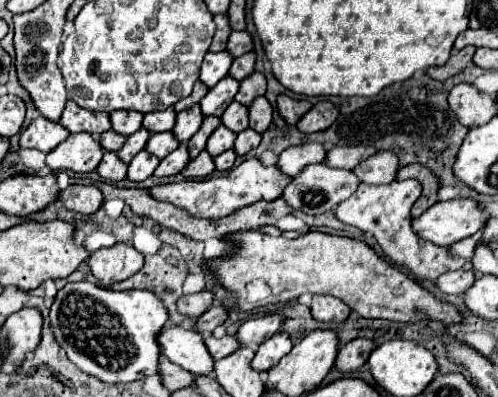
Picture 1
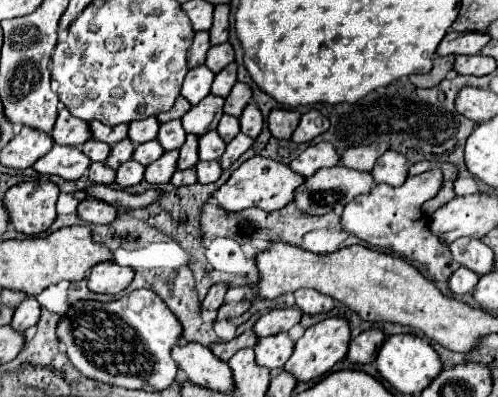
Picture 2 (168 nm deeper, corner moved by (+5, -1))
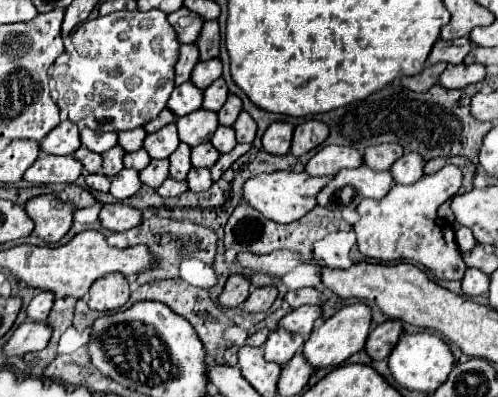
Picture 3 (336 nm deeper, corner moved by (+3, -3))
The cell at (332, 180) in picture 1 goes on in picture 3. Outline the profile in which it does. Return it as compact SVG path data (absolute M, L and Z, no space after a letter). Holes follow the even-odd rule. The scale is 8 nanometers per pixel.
M362 164L352 170L340 170L340 174L336 174L328 182L328 186L318 194L318 204L328 210L340 210L346 206L356 208L364 198L384 198L392 186L394 186L392 172L376 172L376 170Z

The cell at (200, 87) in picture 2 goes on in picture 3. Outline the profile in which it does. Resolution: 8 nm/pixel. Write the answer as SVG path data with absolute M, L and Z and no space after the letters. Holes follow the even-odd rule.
M184 82L184 84L174 88L166 108L172 110L172 114L176 114L176 118L180 118L180 116L186 116L186 114L198 110L200 106L202 106L200 88L192 86L192 82Z

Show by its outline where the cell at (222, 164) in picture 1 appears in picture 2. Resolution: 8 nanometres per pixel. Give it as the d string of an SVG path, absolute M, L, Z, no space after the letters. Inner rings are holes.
M212 160L212 162L198 162L196 164L196 170L198 170L198 182L200 184L208 184L208 182L216 182L222 174L222 168L220 168L220 162L218 160Z

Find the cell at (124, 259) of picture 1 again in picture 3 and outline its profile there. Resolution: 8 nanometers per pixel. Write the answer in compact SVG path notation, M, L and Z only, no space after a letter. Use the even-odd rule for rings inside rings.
M108 274L96 280L88 294L90 310L98 312L112 312L122 308L130 298L128 280L122 274Z

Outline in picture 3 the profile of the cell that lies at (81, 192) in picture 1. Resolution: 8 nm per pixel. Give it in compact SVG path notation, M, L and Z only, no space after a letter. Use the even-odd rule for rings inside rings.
M106 204L106 206L102 206L100 222L104 228L108 228L112 232L124 232L124 230L140 226L142 212L138 208L126 206L126 204Z

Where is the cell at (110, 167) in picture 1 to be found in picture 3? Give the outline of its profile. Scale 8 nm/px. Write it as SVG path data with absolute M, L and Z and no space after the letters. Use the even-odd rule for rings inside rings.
M88 174L86 176L86 186L92 188L92 190L108 192L110 190L110 178L106 178L104 174Z

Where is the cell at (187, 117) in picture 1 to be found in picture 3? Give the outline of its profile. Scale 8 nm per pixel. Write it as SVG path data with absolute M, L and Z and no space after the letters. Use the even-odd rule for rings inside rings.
M168 124L144 138L144 150L150 154L150 158L168 158L178 148L178 144L180 140L176 134L176 124Z

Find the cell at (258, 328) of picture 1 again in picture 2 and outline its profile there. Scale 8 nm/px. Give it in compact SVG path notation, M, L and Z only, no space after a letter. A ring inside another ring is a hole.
M298 308L270 310L258 318L258 322L252 326L252 330L258 338L266 338L266 336L272 336L278 332L288 332L294 324L300 322L300 316L302 316L302 312Z

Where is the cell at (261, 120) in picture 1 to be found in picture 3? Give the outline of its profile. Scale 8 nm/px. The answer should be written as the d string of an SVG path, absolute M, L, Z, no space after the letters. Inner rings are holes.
M242 112L236 122L234 122L234 132L236 132L236 140L238 142L248 142L252 144L254 136L256 136L256 122L250 118L248 112Z

